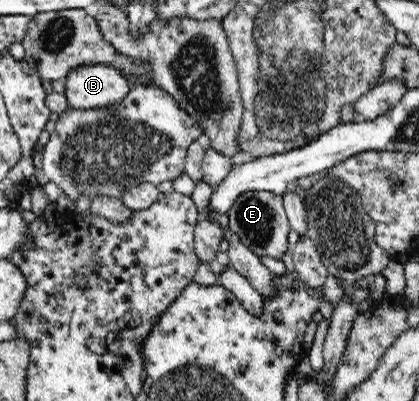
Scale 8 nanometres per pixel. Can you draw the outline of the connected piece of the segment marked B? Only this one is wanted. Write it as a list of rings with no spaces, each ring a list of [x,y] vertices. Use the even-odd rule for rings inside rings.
[[[82,65],[66,74],[63,94],[70,108],[90,109],[119,102],[132,86],[110,65]]]

